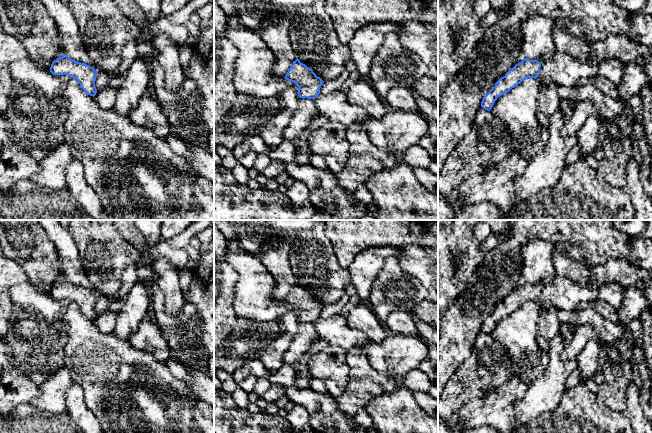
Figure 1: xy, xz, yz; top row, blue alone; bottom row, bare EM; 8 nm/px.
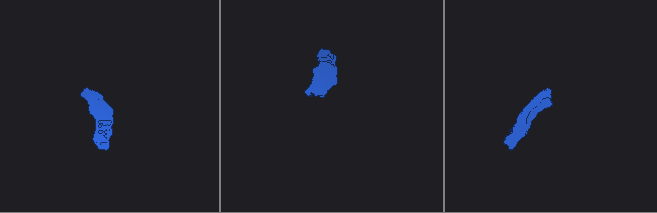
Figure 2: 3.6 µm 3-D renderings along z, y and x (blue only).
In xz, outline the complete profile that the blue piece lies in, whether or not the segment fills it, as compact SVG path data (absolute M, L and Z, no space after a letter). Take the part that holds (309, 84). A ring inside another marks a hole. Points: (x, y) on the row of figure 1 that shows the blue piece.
M297 58L289 68L285 79L294 82L298 87L298 106L292 114L289 124L283 130L283 140L289 140L295 147L297 139L309 128L310 123L318 116L314 99L320 94L324 81L312 69Z

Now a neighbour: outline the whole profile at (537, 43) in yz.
M531 15L521 24L522 52L530 60L547 60L556 51L552 38L555 22L541 15Z

